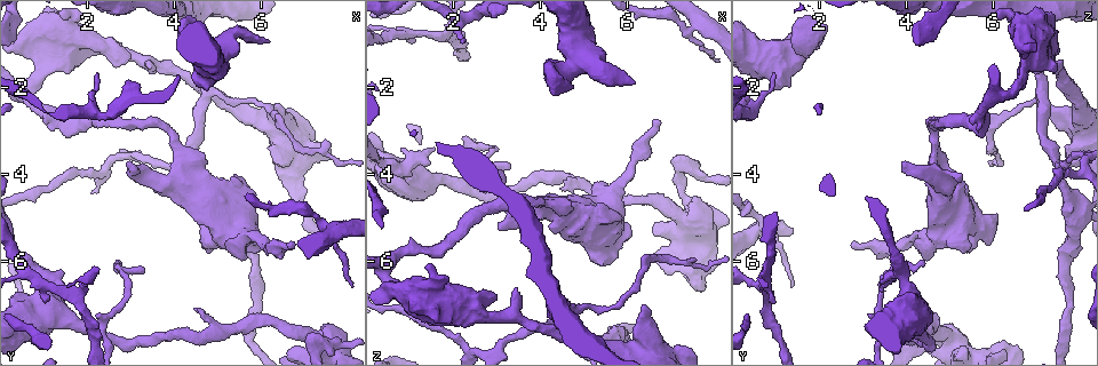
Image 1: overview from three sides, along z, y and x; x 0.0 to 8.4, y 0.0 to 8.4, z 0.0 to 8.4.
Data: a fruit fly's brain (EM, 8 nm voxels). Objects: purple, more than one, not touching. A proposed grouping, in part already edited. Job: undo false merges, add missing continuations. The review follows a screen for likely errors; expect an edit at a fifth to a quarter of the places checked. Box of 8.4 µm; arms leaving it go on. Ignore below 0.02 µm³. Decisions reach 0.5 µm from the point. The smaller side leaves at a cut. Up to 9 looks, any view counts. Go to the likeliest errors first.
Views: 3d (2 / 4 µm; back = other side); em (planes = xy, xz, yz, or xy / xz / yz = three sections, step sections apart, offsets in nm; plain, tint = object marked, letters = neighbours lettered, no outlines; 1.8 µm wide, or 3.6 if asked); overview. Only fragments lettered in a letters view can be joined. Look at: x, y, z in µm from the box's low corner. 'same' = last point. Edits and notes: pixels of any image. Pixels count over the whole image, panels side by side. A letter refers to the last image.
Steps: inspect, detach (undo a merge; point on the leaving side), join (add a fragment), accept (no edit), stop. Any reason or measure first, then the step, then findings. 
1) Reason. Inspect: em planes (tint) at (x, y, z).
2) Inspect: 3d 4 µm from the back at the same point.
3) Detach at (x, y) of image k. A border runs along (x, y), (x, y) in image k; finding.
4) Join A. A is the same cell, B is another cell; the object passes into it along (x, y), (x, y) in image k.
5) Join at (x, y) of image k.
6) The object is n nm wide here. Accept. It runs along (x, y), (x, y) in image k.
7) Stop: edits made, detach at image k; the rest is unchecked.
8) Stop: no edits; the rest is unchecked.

Free end. Inspect: em planes (letters) at (6.20, 1.05, 1.85).

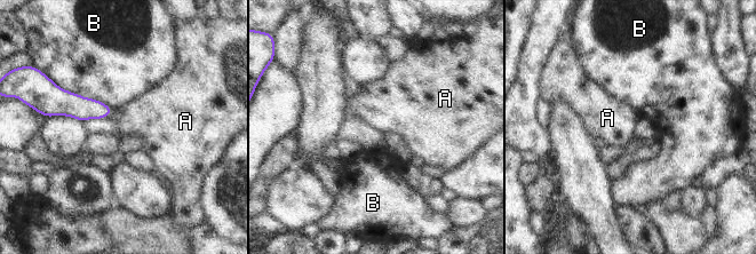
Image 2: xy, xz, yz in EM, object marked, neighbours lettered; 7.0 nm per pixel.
Accept. A and B are other cells; a border runs along (112, 108), (112, 111), (106, 117) in image 2; no lettered fragment goes on from it.

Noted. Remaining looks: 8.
Branch stops here. Inspect: em yz step 8 (letters) at (3.35, 6.25, 3.90).

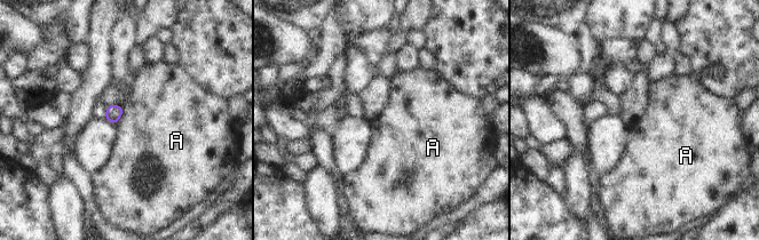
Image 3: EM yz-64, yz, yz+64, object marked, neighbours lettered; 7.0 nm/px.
Cut it another way. Inspect: em planes (letters) at the same point.

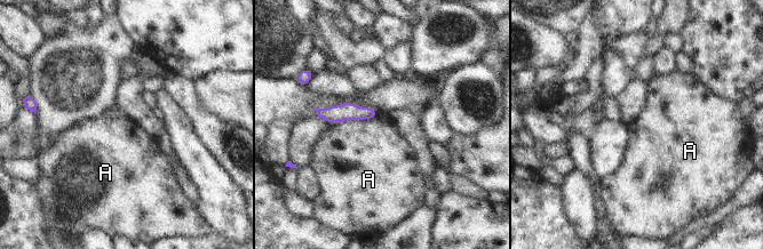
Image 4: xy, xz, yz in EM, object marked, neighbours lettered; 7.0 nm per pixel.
The object is 90 nm wide here. Accept. A is another cell; it runs along (319, 111), (323, 113), (373, 114) in image 4; none of them fits.

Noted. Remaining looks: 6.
Abrupt turn. Inspect: em xy step 4 (tint) at (1.70, 6.70, 0.90).

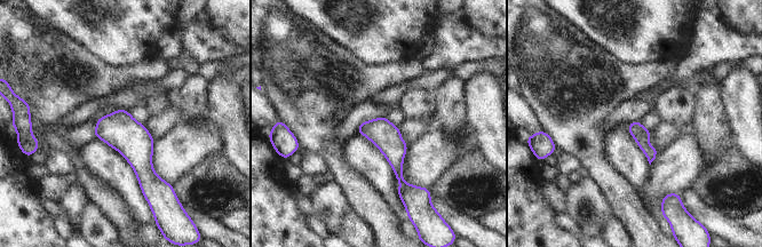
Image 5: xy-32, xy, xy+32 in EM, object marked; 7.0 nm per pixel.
Inspect: em planes (letters) at the same point.

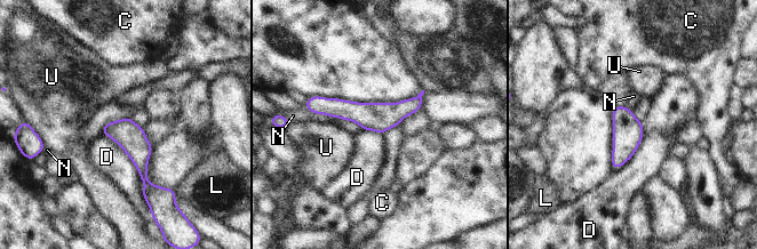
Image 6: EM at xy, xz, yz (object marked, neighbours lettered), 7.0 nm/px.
The object is 200 nm wide here. Accept. C, D, L, N and U are other cells; all the same neuron.

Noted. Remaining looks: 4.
Four arms meet. Inspect: 3d 4 µm at (1.40, 0.75, 6.75).

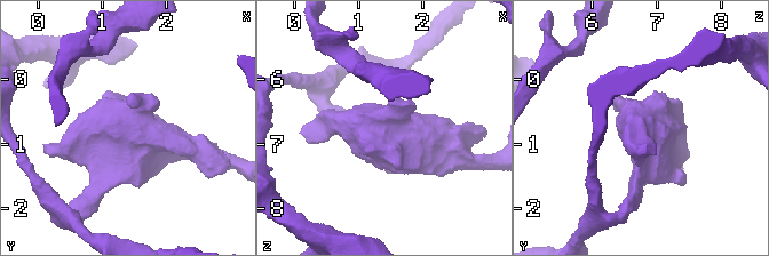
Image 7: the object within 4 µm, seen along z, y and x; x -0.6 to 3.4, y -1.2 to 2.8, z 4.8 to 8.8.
Inspect: em 3.6 µm xz step 4 (letters) at (1.35, 0.75, 6.75).

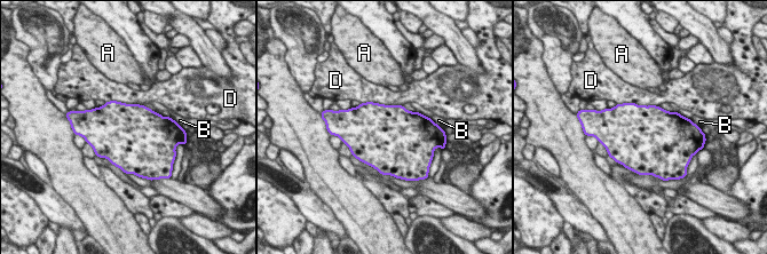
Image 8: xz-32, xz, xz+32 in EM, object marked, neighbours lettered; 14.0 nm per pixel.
Accept. A, B and D are other cells; a border runs along (616, 103), (658, 106) in image 8; continuous, no second neuron.

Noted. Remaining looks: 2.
Stop: no edits; the rest is unchecked.

